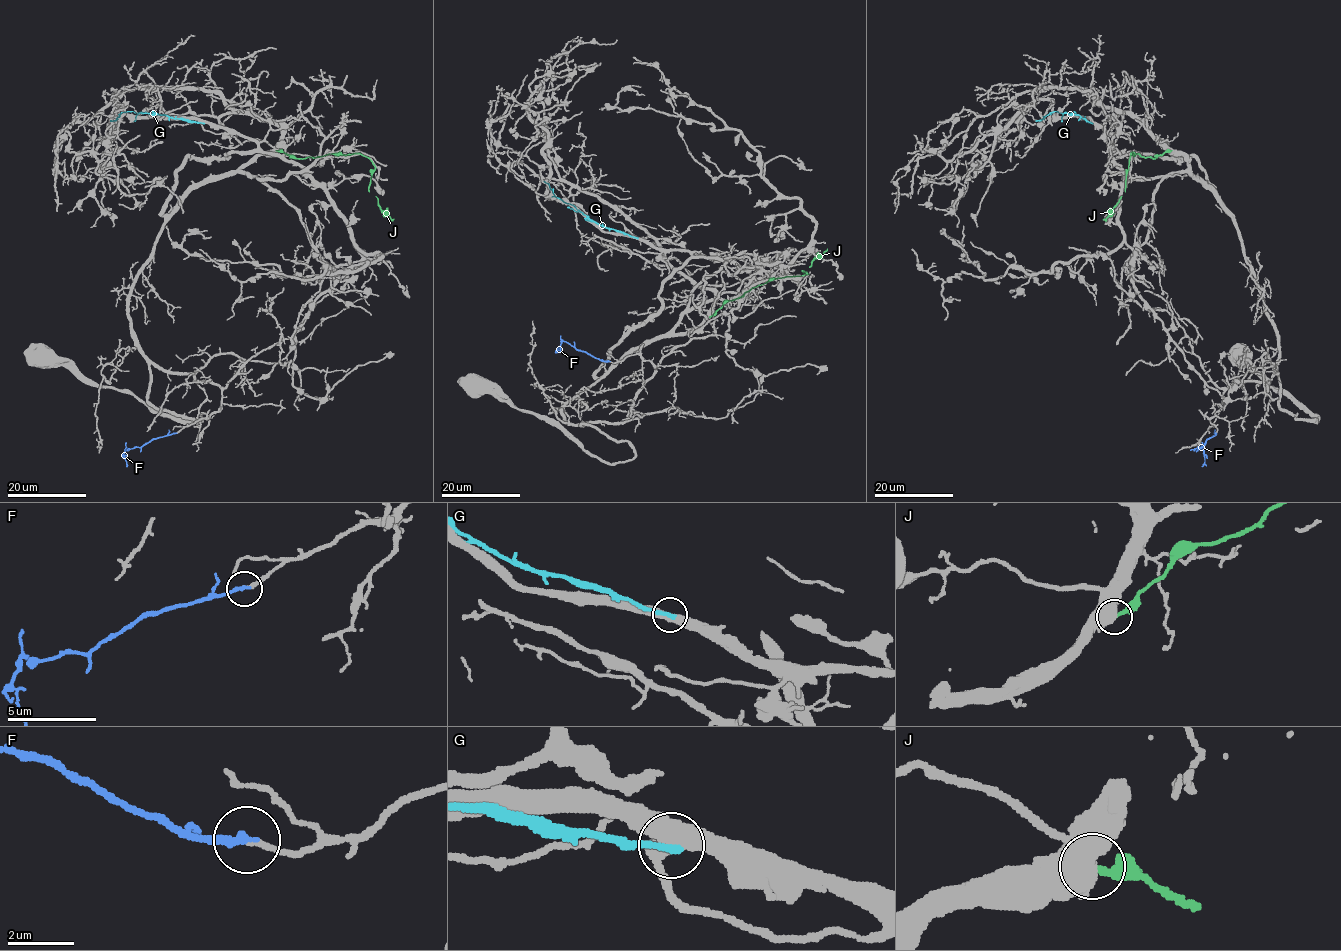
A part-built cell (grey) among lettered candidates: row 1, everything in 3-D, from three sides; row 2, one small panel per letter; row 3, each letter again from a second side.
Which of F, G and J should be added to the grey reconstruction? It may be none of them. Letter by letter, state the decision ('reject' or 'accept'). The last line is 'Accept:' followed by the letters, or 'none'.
F: accept
G: reject
J: reject
Accept: F

